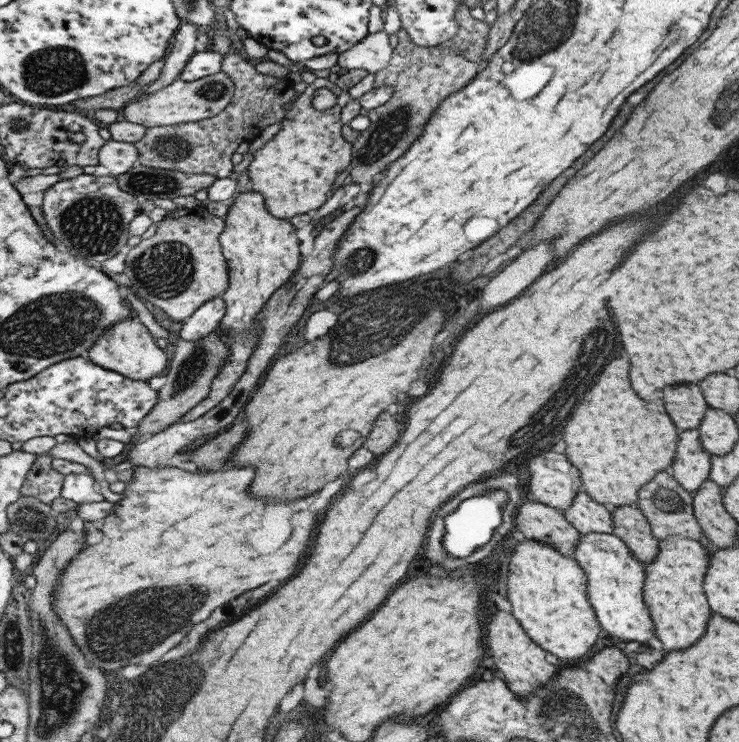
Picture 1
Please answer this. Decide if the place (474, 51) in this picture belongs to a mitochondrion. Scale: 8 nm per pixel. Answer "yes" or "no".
no

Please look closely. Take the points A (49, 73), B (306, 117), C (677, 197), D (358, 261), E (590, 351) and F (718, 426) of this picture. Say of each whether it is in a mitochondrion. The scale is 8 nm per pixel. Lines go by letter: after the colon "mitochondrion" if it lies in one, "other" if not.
A: mitochondrion
B: other
C: other
D: mitochondrion
E: mitochondrion
F: other

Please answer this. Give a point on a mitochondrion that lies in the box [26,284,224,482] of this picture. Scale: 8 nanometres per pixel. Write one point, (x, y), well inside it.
(193, 368)

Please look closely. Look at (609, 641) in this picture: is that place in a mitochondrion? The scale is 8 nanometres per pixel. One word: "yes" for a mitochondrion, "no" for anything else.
no

